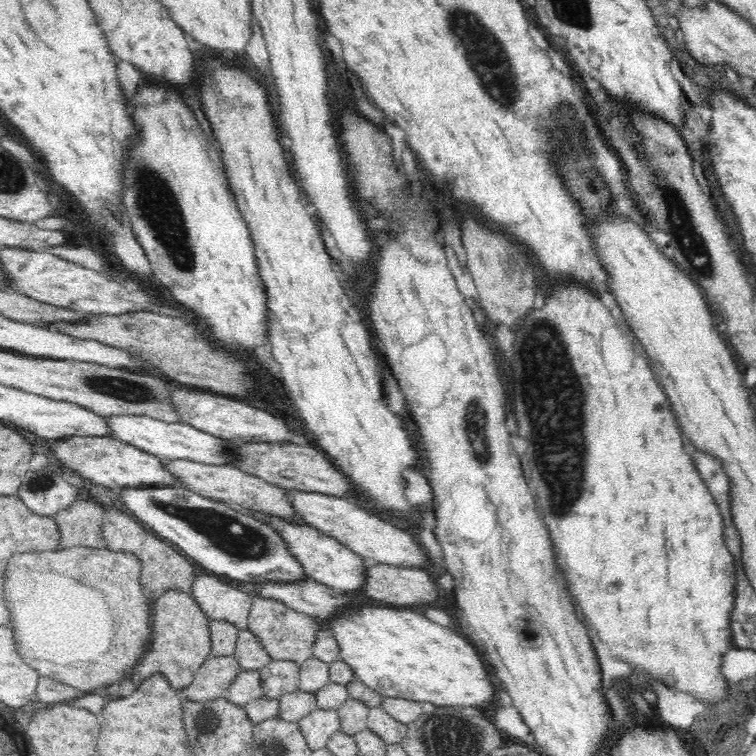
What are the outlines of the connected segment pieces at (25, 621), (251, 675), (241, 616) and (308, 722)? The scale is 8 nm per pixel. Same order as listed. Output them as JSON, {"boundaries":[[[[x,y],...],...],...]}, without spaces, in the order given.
{"boundaries":[[[[74,546],[69,549],[54,549],[48,552],[26,552],[26,554],[16,554],[14,558],[10,558],[8,570],[6,570],[6,584],[4,584],[4,592],[6,592],[6,602],[10,608],[10,620],[12,620],[12,630],[14,630],[14,642],[16,642],[16,650],[20,654],[20,658],[32,668],[36,668],[42,677],[54,678],[62,684],[68,684],[74,688],[90,693],[95,688],[118,682],[120,678],[124,678],[124,672],[134,666],[142,654],[144,648],[148,648],[151,640],[150,632],[150,604],[149,599],[144,598],[142,594],[142,586],[140,586],[141,562],[136,555],[124,551],[114,552],[106,549],[95,549],[87,546]]],[[[258,670],[240,671],[232,680],[223,697],[235,705],[243,705],[251,700],[264,697],[262,690],[262,677]]],[[[202,575],[194,579],[190,593],[211,620],[231,622],[240,631],[247,628],[252,595],[220,581],[217,576]]],[[[316,709],[308,716],[304,716],[298,721],[303,737],[308,743],[308,747],[314,751],[325,748],[328,739],[340,731],[340,719],[336,709]]]]}

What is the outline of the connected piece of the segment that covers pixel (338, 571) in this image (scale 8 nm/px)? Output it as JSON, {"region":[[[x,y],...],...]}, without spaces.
{"region":[[[250,510],[248,513],[252,517],[256,517],[258,521],[270,525],[286,541],[290,553],[302,563],[307,578],[330,586],[330,588],[338,589],[340,592],[356,592],[356,590],[361,590],[362,586],[364,586],[368,561],[350,550],[347,546],[344,546],[341,542],[338,542],[335,538],[330,538],[317,528],[310,527],[306,524],[304,526],[298,526],[283,518],[266,516],[261,512],[255,512],[255,510]]]}

